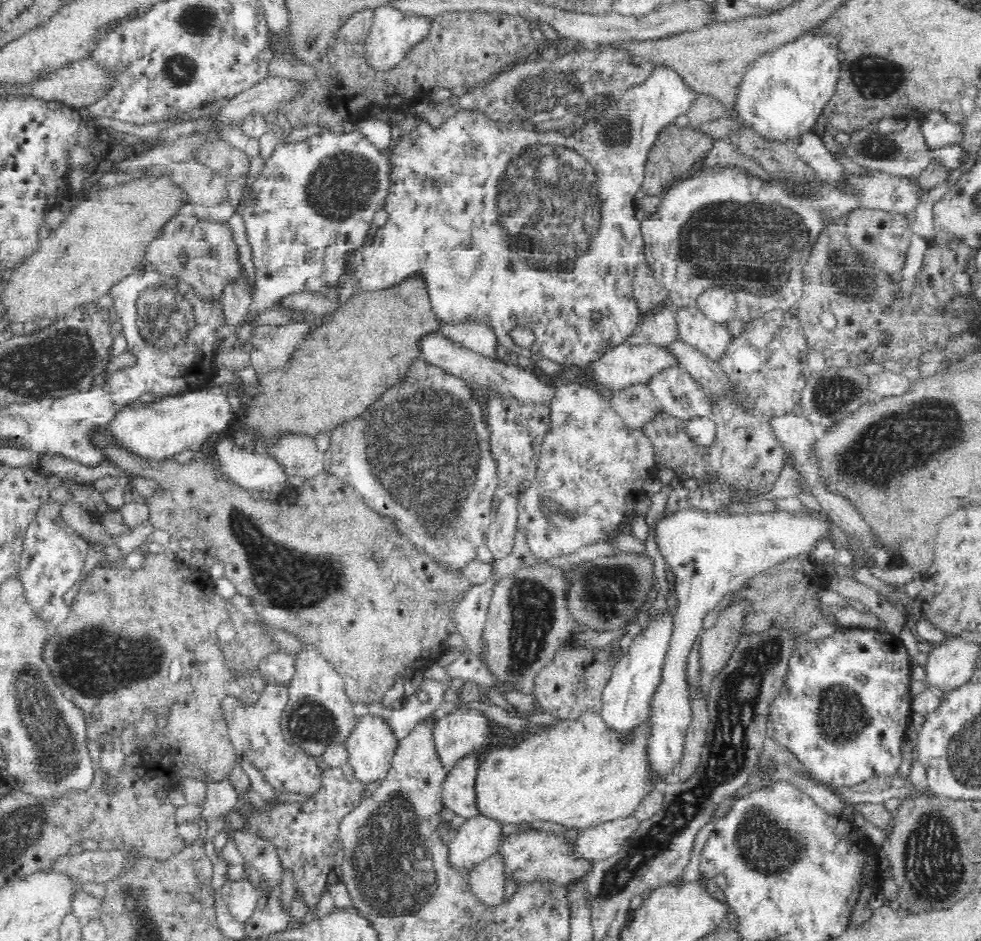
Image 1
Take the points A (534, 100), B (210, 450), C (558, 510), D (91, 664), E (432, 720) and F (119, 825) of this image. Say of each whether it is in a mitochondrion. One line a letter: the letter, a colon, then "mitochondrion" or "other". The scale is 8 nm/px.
A: mitochondrion
B: other
C: mitochondrion
D: mitochondrion
E: other
F: other

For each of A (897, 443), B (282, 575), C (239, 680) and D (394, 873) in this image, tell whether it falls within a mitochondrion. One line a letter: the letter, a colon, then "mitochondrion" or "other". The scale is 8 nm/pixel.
A: mitochondrion
B: mitochondrion
C: other
D: mitochondrion

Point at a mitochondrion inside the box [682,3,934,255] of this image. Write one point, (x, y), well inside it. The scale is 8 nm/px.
(876, 79)

